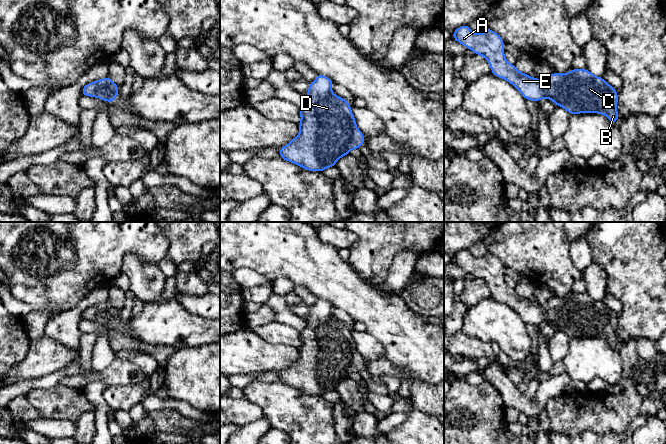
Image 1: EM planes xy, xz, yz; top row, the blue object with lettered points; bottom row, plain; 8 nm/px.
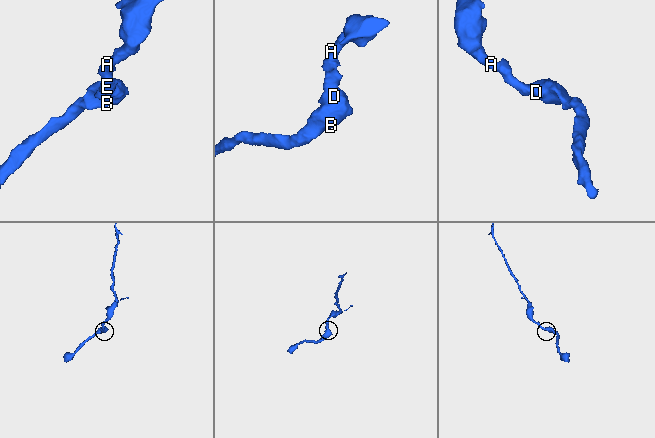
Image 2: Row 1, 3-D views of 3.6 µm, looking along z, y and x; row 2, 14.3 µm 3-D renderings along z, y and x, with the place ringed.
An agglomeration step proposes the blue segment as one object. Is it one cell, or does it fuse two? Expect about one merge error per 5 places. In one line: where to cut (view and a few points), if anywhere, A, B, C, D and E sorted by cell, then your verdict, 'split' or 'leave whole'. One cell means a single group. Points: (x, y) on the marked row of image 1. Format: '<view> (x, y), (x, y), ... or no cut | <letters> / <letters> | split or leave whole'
no cut | A B C D E | leave whole

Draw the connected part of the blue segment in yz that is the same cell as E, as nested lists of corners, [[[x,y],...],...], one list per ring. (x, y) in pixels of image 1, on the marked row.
[[[463,25],[456,28],[452,37],[474,54],[485,57],[492,74],[512,84],[525,100],[539,102],[545,97],[570,115],[602,114],[613,124],[619,118],[617,91],[602,77],[593,75],[587,69],[572,69],[565,74],[552,73],[541,81],[520,72],[506,60],[504,41],[488,27],[483,33],[475,34],[468,25]]]

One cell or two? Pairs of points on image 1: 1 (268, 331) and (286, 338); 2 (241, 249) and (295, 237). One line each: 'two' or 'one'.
1: one
2: one

